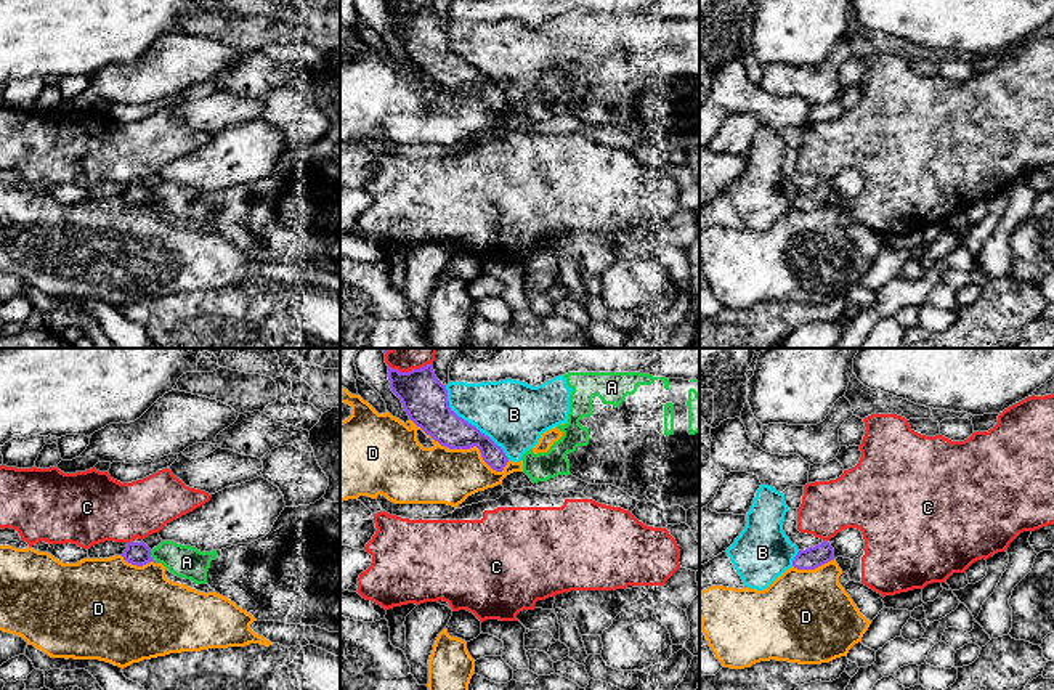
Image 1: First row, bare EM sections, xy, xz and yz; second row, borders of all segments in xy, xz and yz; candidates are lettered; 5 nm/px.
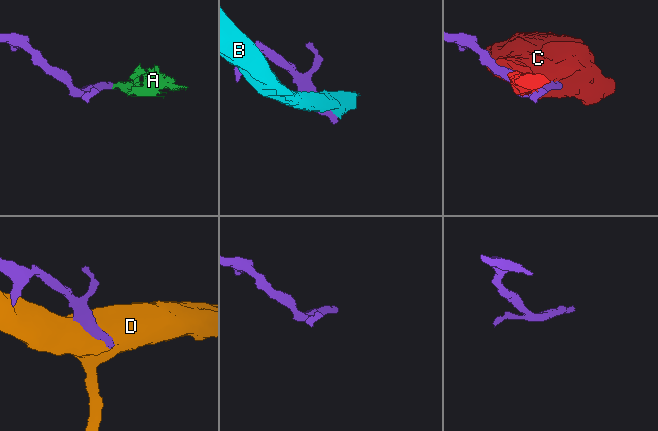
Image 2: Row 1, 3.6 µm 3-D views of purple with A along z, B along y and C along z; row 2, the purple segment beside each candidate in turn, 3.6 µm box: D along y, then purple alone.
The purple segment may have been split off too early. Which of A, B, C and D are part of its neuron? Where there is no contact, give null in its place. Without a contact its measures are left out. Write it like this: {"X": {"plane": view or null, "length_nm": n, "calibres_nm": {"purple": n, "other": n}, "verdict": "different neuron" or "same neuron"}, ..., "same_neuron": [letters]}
{"A": {"plane": "xy", "length_nm": 50, "calibres_nm": {"purple": 120, "other": 160}, "verdict": "different neuron"}, "B": {"plane": "xz", "length_nm": 480, "calibres_nm": {"purple": 220, "other": 340}, "verdict": "different neuron"}, "C": {"plane": "xz", "length_nm": 240, "calibres_nm": {"purple": 220, "other": 60}, "verdict": "different neuron"}, "D": {"plane": "xz", "length_nm": 550, "calibres_nm": {"purple": 200, "other": 280}, "verdict": "different neuron"}, "same_neuron": []}

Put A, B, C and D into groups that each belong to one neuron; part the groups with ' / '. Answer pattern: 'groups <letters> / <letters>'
groups A B / C / D

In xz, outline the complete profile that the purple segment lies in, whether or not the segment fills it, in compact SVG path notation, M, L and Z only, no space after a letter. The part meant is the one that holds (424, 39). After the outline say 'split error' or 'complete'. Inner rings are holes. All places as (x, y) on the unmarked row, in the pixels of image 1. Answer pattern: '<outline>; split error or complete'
M433 5L409 13L388 6L388 21L409 59L435 82L449 90L476 87L493 111L504 111L509 103L504 90L449 48L446 26L436 19Z; complete

